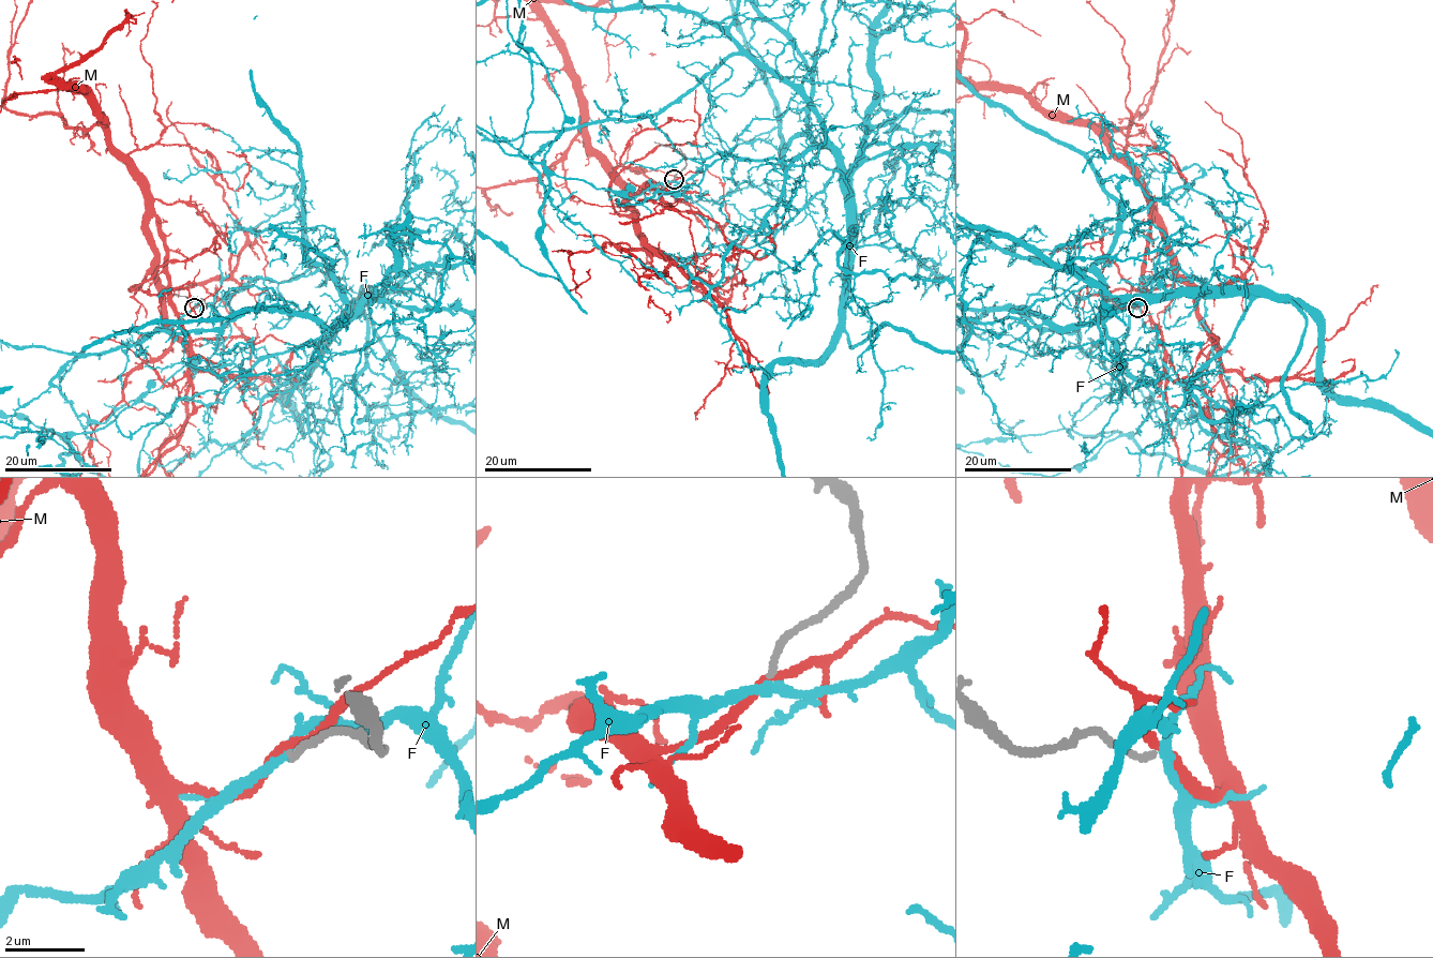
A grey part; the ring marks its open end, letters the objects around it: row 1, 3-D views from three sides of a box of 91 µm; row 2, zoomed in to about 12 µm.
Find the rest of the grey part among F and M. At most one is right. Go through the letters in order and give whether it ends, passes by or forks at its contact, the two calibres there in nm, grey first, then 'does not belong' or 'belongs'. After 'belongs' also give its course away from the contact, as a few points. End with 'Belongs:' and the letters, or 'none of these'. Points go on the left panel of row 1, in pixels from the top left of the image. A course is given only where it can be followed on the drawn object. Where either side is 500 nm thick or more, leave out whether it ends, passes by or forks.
F: it passes by; 160 nm thick on the grey side, 240 nm on the other; belongs
M: it passes by; 170 nm thick on the grey side, 200 nm on the other; does not belong
Belongs: F

